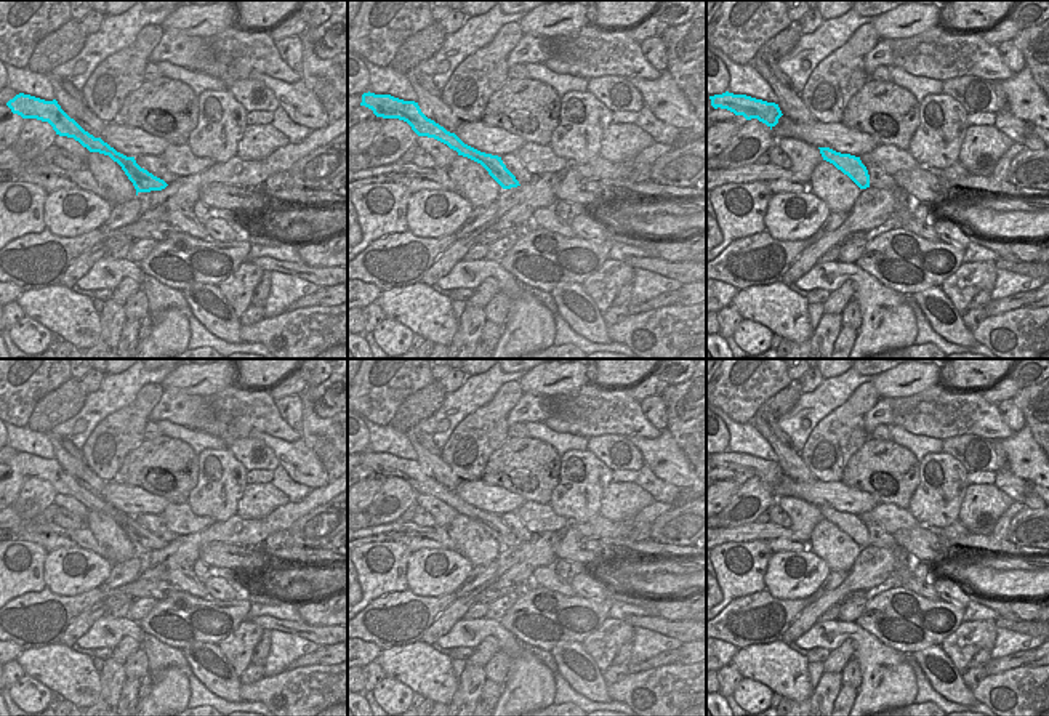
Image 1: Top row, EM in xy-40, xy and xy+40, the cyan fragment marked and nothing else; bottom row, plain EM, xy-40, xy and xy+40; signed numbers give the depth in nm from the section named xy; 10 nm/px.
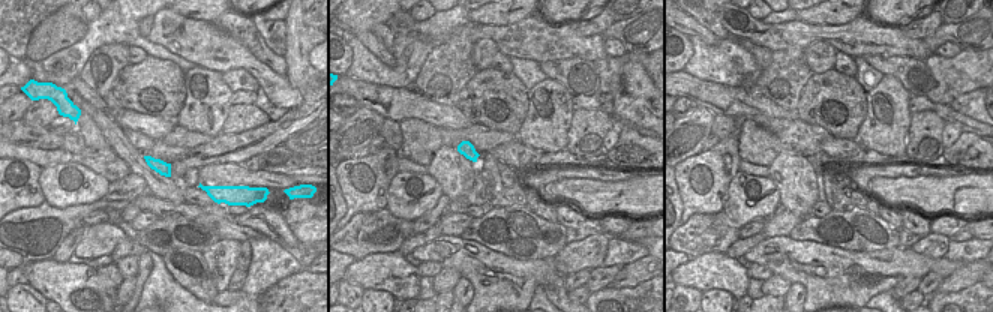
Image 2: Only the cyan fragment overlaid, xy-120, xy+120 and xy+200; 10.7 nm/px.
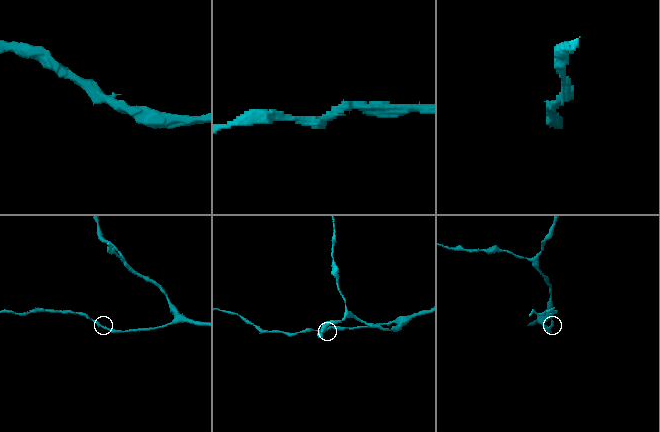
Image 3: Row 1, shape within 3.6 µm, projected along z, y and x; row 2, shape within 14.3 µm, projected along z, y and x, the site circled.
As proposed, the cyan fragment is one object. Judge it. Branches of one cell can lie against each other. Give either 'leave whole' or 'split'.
leave whole

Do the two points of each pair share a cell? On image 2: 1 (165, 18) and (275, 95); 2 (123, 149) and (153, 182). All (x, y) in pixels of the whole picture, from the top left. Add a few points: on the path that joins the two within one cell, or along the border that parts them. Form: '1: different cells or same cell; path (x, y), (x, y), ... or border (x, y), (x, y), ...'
1: same cell; path (192, 39), (224, 54), (240, 57), (254, 66)
2: same cell; path (131, 156), (147, 174)

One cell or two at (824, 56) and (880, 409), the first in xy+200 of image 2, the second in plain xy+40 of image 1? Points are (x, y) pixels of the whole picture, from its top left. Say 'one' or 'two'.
one

